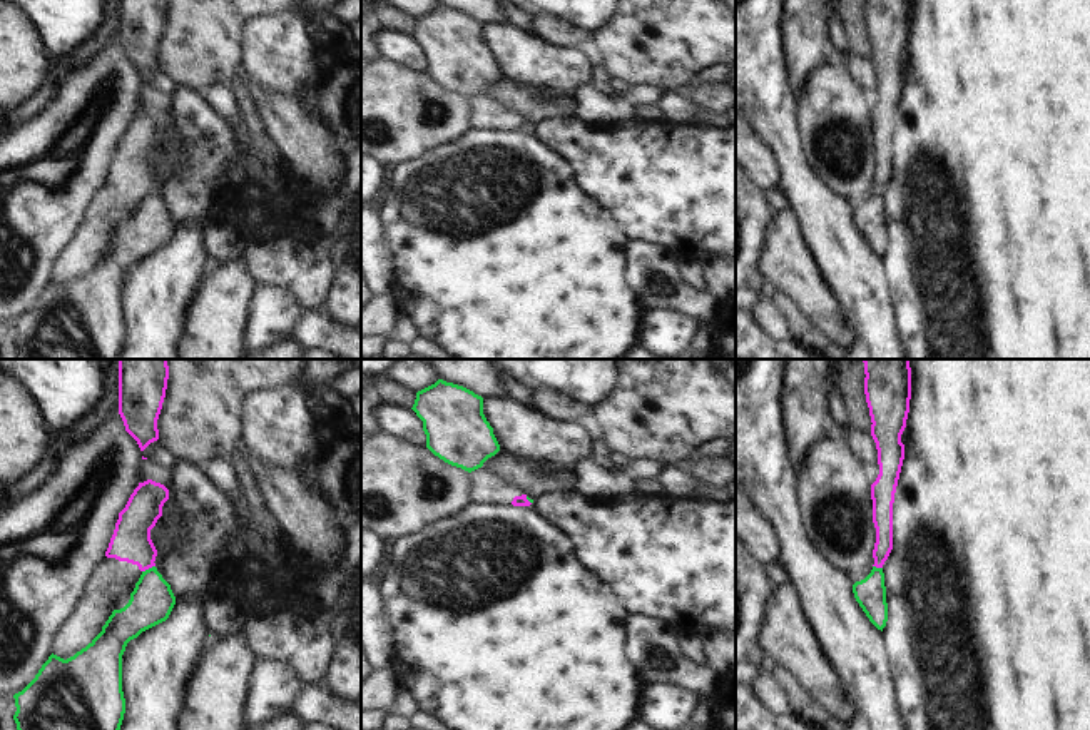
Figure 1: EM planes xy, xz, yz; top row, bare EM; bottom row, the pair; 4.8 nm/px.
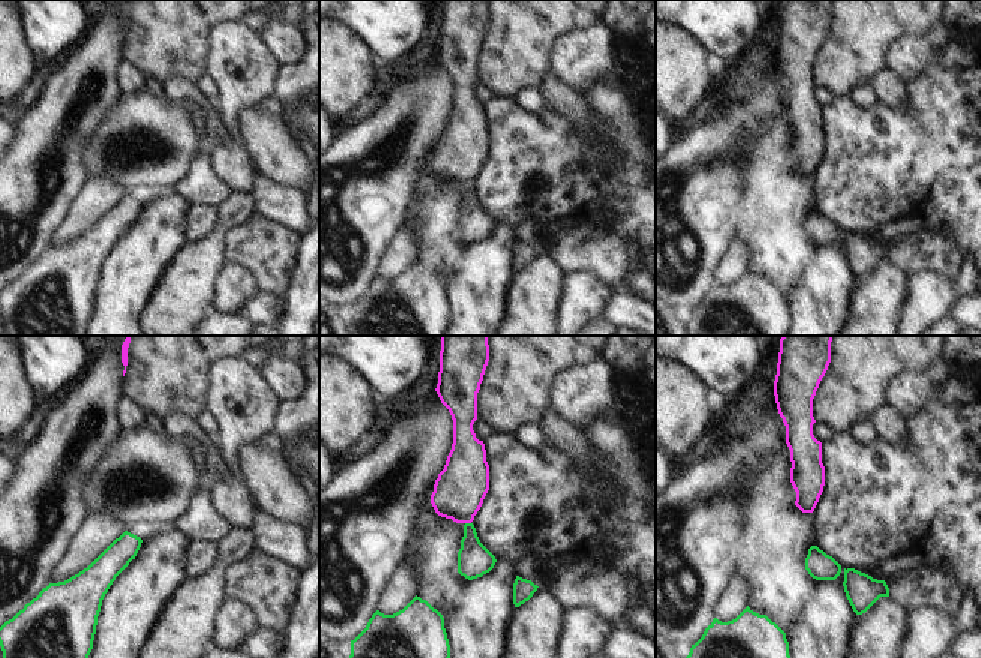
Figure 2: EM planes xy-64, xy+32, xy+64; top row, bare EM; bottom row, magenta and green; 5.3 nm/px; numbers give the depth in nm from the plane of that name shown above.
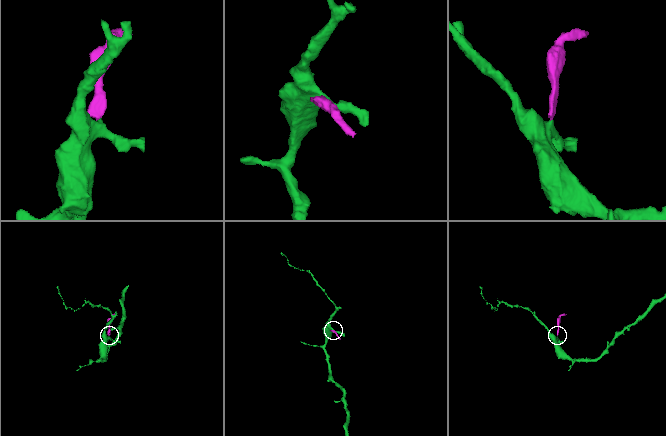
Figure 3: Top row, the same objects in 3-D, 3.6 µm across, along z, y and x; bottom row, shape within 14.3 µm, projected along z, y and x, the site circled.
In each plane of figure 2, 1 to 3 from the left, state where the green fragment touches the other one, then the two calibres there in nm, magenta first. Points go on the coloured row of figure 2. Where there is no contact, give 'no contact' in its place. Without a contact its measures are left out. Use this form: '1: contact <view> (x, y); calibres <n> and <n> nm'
1: no contact
2: contact xy+32 (468, 522); calibres 280 and 180 nm
3: no contact

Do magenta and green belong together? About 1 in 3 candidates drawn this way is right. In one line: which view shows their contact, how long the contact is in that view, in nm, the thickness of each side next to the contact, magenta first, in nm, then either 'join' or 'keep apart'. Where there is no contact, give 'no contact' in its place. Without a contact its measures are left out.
contact in xy; length 70 nm; calibres 190 and 200 nm; keep apart

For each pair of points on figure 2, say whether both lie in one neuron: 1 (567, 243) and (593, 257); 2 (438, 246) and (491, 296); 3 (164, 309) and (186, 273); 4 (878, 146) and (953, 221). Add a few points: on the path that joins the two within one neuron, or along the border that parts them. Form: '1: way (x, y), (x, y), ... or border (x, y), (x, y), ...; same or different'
1: way (573, 249), (587, 251); same
2: border (468, 245), (455, 269), (443, 281); different
3: way (173, 300), (186, 287), (186, 282); same
4: way (899, 164), (906, 164), (942, 200); same

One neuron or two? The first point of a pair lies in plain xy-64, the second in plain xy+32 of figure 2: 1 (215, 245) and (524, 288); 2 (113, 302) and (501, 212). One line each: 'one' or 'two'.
1: one
2: two

